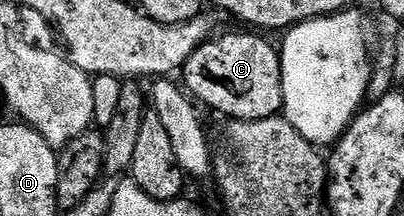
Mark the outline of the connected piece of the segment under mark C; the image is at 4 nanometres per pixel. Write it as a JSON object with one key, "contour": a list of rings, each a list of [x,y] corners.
{"contour":[[[222,32],[212,41],[203,43],[203,47],[187,59],[183,70],[184,88],[202,106],[210,105],[215,112],[226,113],[226,118],[235,121],[276,117],[283,109],[283,75],[278,46],[264,41],[260,32],[245,32],[249,33]]]}

